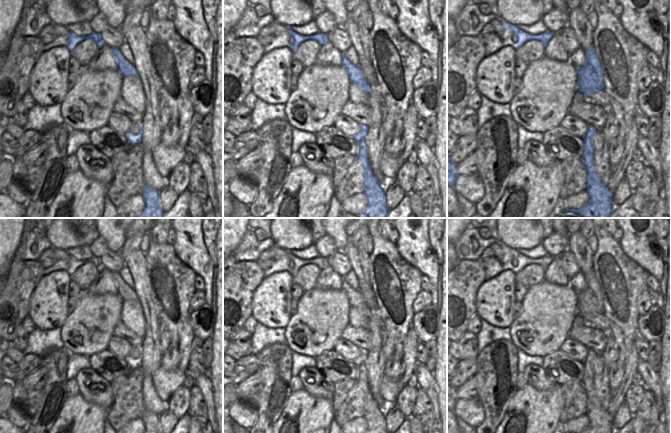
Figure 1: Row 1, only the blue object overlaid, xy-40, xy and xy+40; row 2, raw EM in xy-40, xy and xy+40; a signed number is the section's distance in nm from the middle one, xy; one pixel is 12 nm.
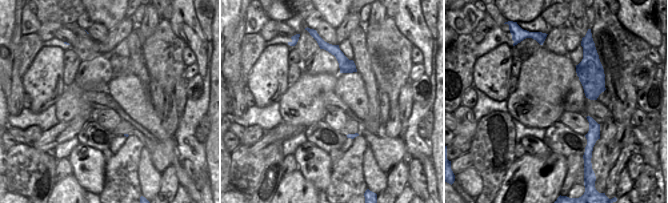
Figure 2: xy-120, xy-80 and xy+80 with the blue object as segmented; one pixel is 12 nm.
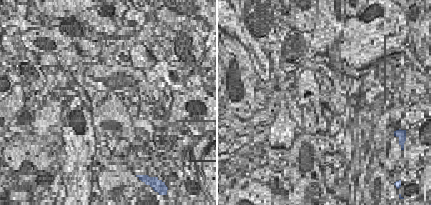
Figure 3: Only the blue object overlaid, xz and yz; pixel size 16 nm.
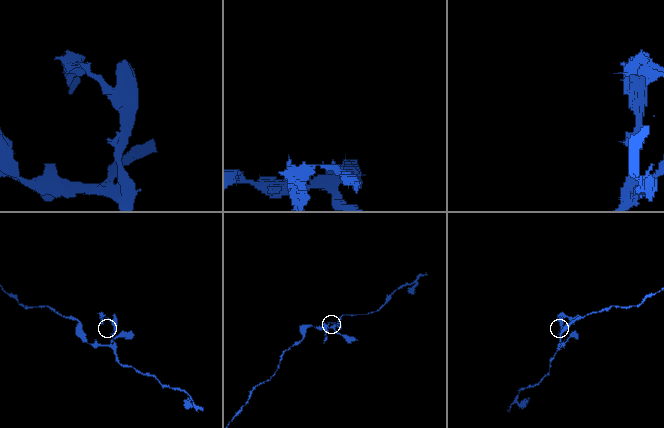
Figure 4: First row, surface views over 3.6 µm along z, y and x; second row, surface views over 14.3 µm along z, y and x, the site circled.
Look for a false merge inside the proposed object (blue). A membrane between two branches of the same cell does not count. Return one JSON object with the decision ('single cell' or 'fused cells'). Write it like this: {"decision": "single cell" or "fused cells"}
{"decision": "fused cells"}

